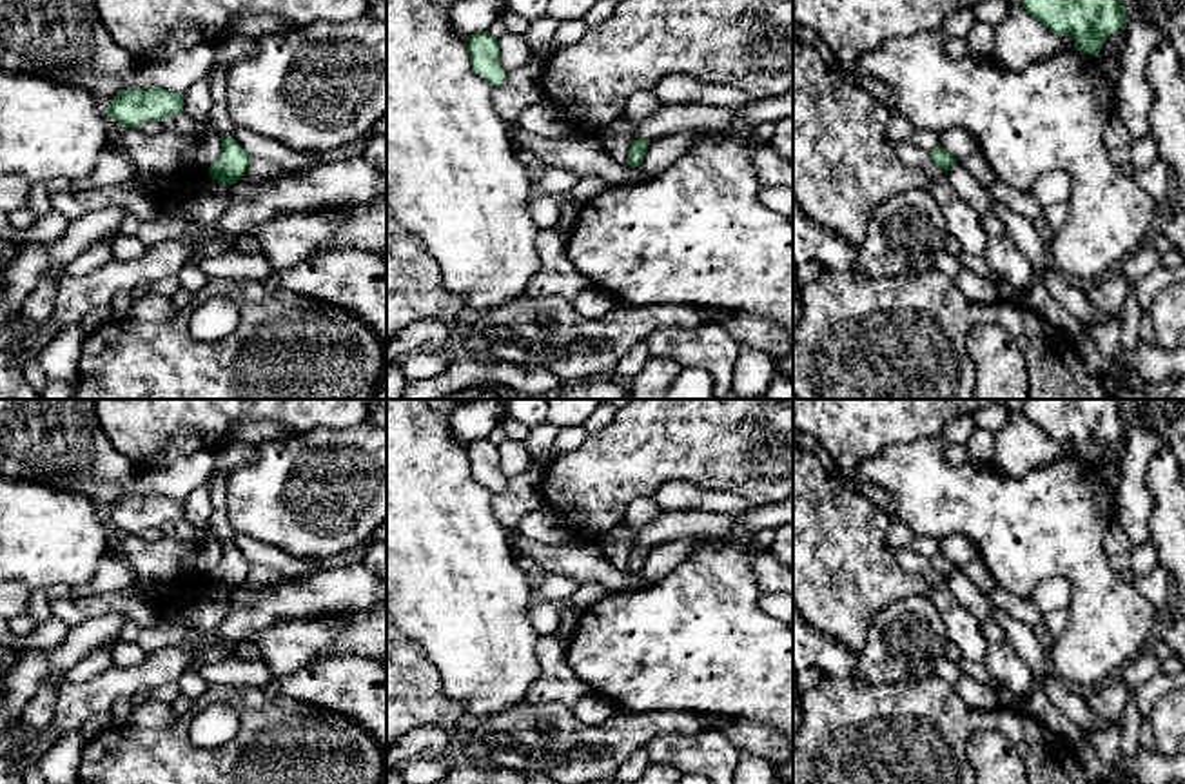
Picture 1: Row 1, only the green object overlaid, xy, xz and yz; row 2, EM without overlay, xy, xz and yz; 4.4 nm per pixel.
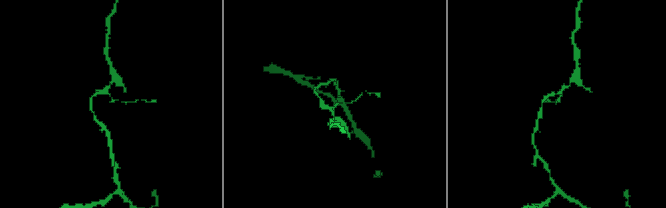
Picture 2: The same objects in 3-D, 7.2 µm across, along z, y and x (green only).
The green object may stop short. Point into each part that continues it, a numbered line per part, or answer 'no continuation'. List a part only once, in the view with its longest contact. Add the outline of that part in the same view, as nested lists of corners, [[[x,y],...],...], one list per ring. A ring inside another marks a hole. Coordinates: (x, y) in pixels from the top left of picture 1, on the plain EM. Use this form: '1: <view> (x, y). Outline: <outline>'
no continuation

